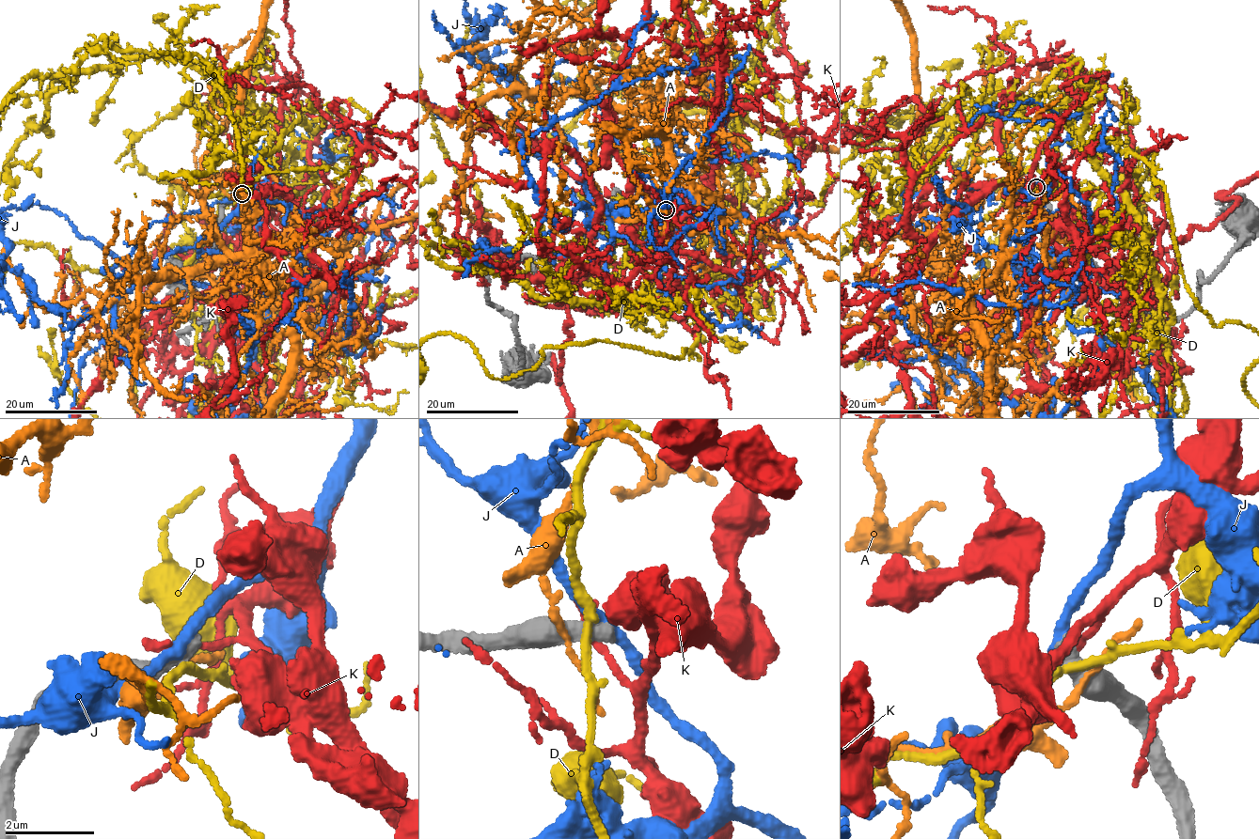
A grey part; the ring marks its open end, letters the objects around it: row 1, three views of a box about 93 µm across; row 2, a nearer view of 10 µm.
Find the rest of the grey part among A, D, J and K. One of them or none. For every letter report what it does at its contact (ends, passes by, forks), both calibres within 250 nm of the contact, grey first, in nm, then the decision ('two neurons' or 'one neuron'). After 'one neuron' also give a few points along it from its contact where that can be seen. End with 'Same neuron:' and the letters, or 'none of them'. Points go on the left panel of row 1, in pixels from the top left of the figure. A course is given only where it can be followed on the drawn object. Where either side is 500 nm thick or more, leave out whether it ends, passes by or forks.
A: calibres 600 and 120 nm; two neurons
D: it passes by; calibres 440 and 190 nm; two neurons
J: it passes by; calibres 400 and 260 nm; two neurons
K: it ends; calibres 440 and 200 nm; two neurons
Same neuron: none of them

